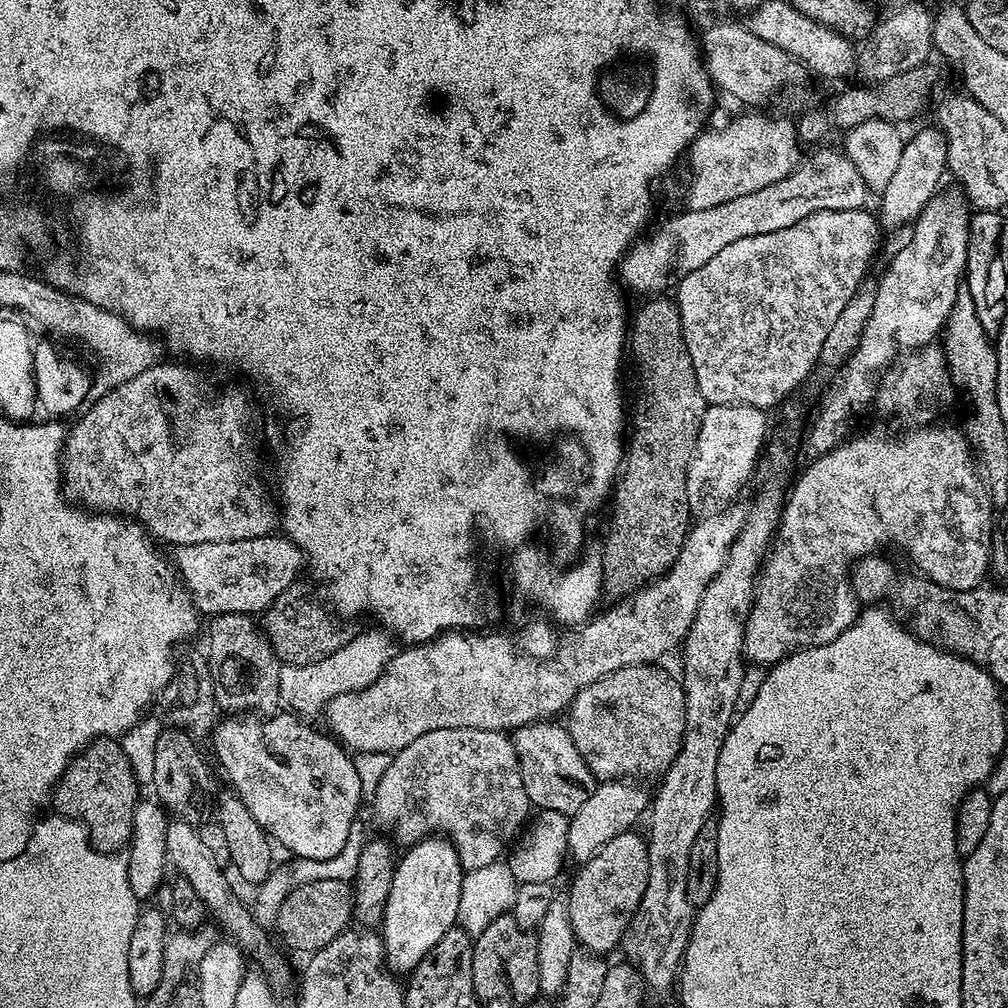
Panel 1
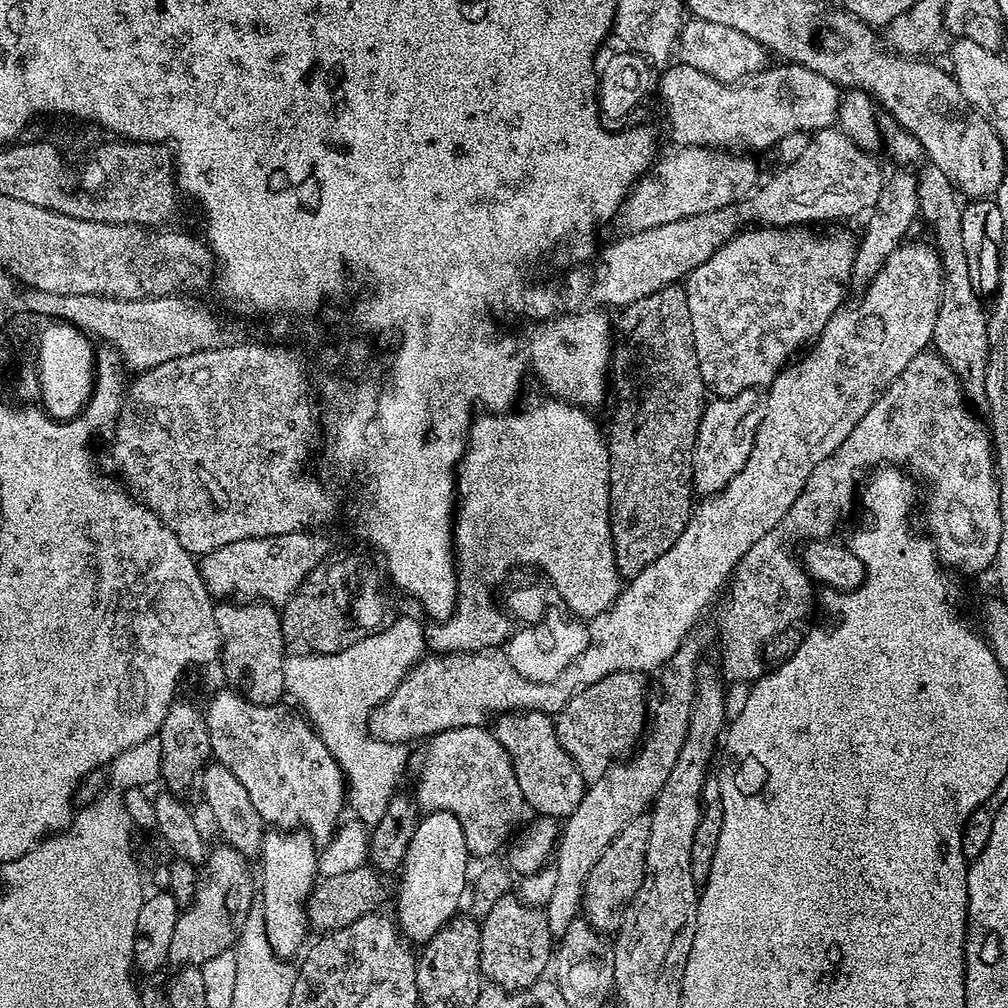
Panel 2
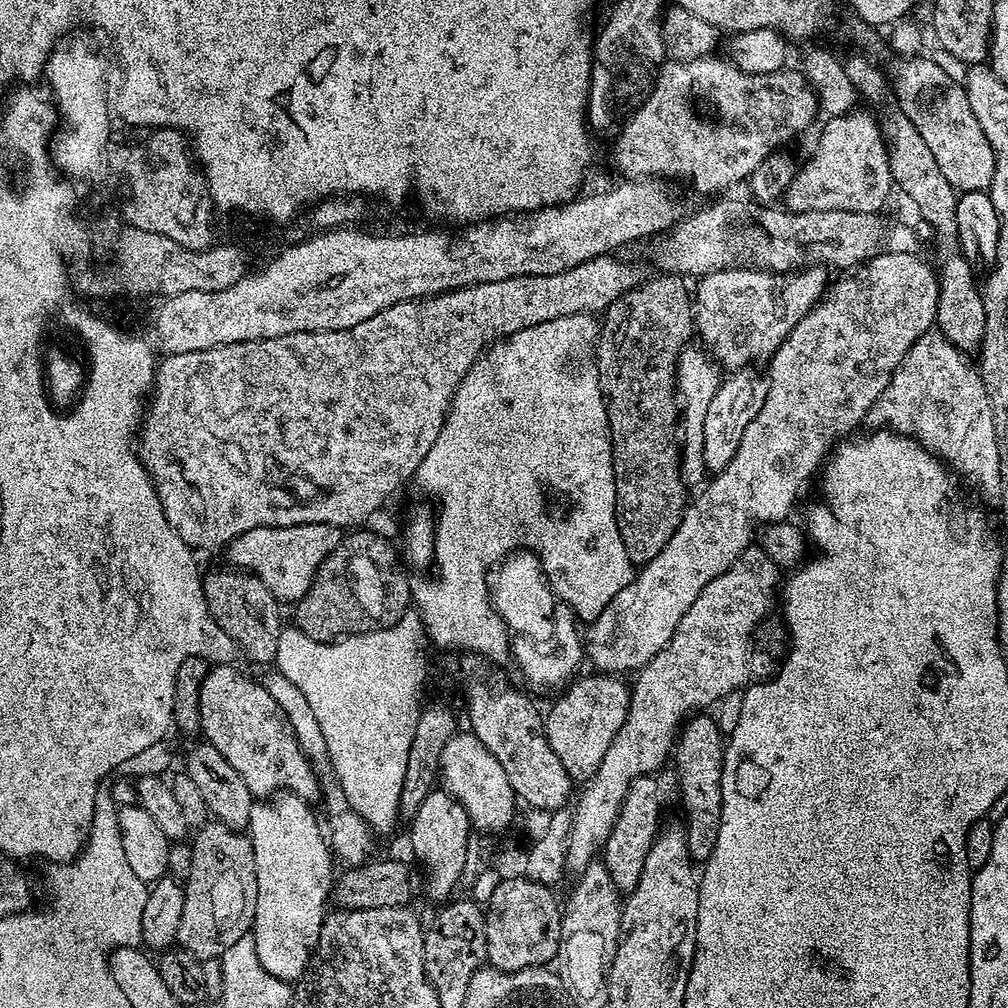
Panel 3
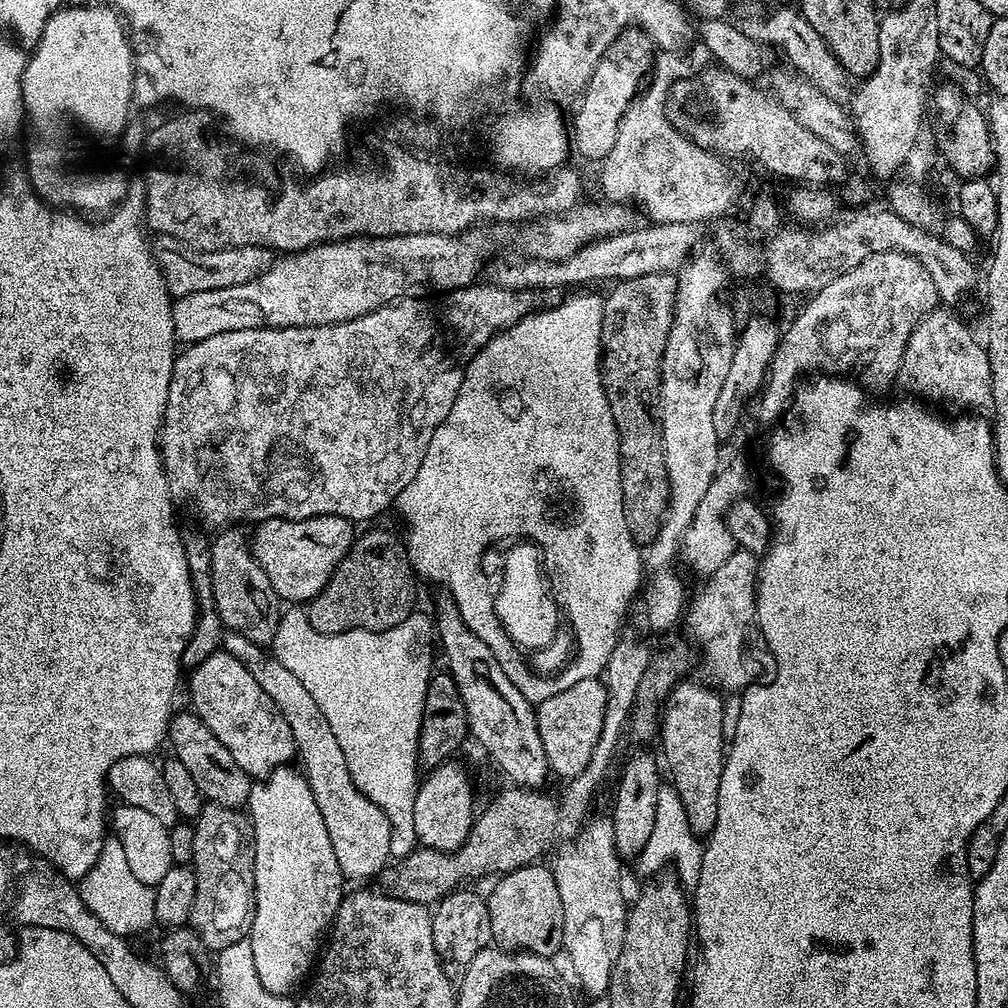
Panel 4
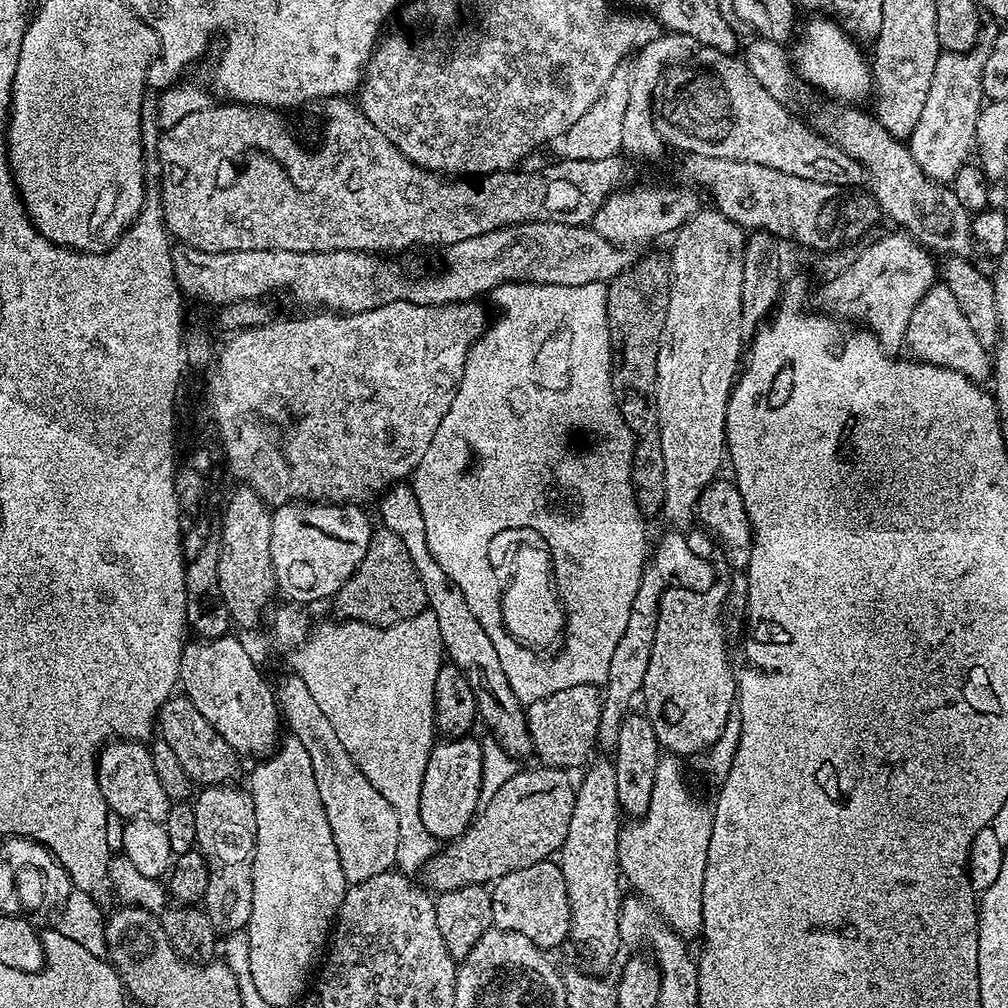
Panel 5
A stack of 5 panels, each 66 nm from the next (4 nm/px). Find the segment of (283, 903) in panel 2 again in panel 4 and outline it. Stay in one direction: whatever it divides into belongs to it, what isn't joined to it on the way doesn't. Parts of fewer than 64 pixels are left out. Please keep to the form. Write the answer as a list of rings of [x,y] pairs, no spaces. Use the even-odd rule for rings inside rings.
[[[276,768],[269,776],[253,783],[246,805],[256,839],[256,913],[250,933],[254,970],[258,970],[262,986],[279,996],[288,996],[291,988],[298,987],[300,983],[303,985],[306,977],[313,971],[332,921],[336,919],[340,901],[346,895],[346,881],[342,870],[338,870],[338,858],[334,858],[334,846],[330,846],[330,834],[326,834],[326,822],[322,822],[318,802],[314,802],[314,794],[303,771],[293,768]]]

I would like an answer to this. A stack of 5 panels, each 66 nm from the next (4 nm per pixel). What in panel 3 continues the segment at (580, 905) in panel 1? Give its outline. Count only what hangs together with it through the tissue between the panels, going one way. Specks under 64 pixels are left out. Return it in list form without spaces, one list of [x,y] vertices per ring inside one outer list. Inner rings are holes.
[[[655,775],[639,776],[630,782],[630,790],[622,802],[622,810],[610,830],[610,838],[602,849],[602,862],[621,893],[627,894],[638,886],[646,854],[661,831],[660,784]]]

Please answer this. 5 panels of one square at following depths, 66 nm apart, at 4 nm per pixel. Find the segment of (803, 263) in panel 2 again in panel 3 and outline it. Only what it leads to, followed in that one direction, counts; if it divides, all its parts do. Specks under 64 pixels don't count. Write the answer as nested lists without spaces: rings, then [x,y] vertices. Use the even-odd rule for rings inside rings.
[[[729,266],[726,268],[719,268],[716,272],[705,272],[703,276],[699,277],[697,288],[694,288],[694,328],[701,336],[703,347],[707,349],[713,360],[720,365],[724,370],[735,370],[739,368],[746,368],[755,365],[758,361],[767,362],[772,359],[774,353],[782,346],[782,342],[790,334],[798,322],[802,322],[802,318],[806,318],[806,314],[810,309],[815,308],[820,303],[822,297],[825,295],[826,289],[829,287],[830,279],[828,280],[828,272],[824,268],[808,268],[805,272],[796,272],[797,270],[787,270],[784,272],[773,272],[765,270],[760,266]]]

